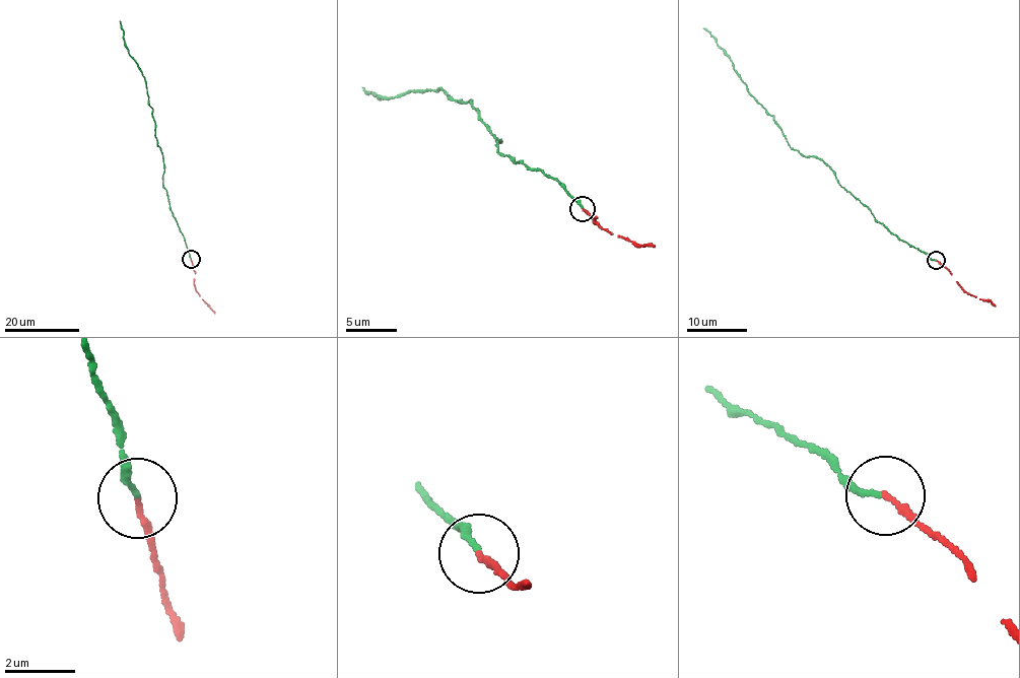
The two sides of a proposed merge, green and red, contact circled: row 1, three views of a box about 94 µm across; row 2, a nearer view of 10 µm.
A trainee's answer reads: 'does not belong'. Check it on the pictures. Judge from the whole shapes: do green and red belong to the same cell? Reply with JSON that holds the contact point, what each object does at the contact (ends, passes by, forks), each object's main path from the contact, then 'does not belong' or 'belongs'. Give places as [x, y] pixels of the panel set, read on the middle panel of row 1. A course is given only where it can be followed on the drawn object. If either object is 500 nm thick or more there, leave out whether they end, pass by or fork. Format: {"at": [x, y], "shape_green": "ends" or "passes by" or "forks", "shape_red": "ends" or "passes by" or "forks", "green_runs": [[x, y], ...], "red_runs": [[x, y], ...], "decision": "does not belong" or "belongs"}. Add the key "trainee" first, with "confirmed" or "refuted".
{"trainee": "refuted", "at": [583, 208], "shape_green": "ends", "shape_red": "ends", "green_runs": [[582, 208], [563, 185], [498, 151], [500, 140], [470, 99], [461, 104], [439, 88], [389, 99], [361, 88]], "red_runs": [[582, 208], [595, 217], [597, 225], [638, 246], [654, 244]], "decision": "belongs"}

